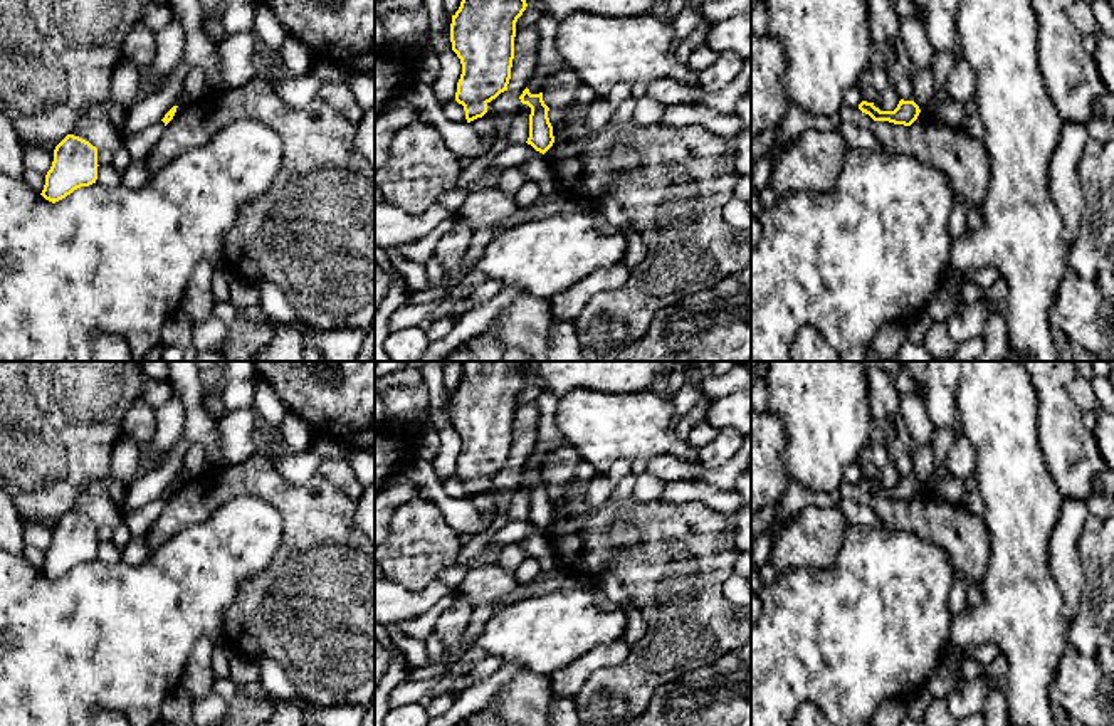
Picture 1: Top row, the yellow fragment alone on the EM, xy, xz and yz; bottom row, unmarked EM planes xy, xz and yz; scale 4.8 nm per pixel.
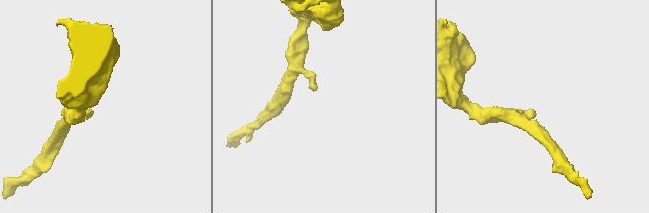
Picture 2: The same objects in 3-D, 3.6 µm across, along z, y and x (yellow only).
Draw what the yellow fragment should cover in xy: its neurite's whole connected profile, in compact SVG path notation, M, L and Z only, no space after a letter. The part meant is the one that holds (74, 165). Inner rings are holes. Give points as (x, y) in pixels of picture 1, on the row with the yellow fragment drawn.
M67 134L54 150L54 161L45 175L42 197L52 203L97 180L97 148Z

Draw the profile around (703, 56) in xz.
M704 40L689 57L687 66L699 72L706 67L709 67L716 59L717 59L717 52L714 52L707 42Z

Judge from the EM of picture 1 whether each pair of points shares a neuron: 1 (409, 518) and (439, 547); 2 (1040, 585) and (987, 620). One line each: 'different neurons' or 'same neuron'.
1: different neurons
2: same neuron

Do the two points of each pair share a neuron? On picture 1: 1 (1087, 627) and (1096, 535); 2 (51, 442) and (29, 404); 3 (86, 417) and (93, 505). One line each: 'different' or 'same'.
1: same
2: same
3: different

